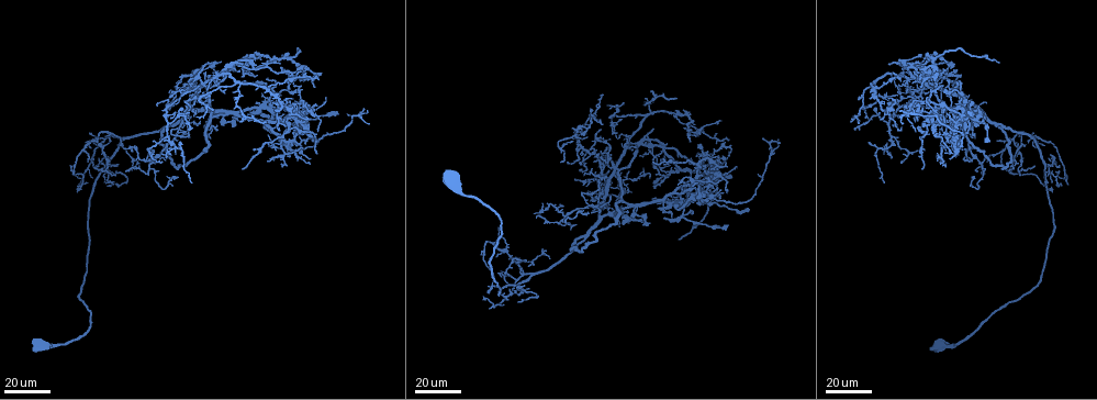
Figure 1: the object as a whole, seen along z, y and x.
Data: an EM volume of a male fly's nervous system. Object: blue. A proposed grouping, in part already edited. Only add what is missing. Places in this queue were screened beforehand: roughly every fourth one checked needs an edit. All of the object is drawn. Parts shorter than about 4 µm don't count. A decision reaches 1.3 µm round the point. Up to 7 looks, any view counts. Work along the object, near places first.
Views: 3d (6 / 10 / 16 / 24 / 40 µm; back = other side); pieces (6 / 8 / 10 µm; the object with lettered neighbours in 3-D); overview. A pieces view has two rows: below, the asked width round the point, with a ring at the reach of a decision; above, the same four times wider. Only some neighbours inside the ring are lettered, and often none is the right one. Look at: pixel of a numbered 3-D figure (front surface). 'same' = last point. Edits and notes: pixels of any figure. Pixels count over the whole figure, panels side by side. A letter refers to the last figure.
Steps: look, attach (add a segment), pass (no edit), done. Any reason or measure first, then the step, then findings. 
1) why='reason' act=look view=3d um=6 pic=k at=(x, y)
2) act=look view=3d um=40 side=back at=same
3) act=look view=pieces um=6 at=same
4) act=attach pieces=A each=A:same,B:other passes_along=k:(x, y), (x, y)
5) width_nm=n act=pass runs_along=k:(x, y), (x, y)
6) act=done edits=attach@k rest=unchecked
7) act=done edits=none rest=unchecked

why='an open end' act=look view=3d um=40 pic=1 at=(663, 212)

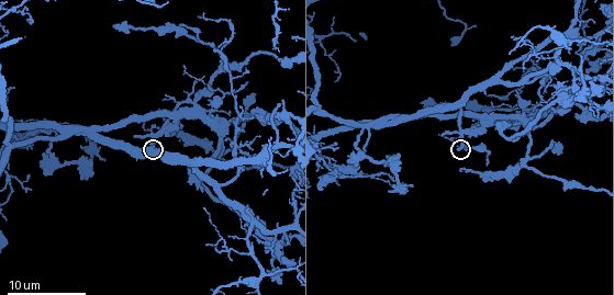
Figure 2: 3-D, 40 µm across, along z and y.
act=look view=pieces um=8 pic=2 at=(458, 150)

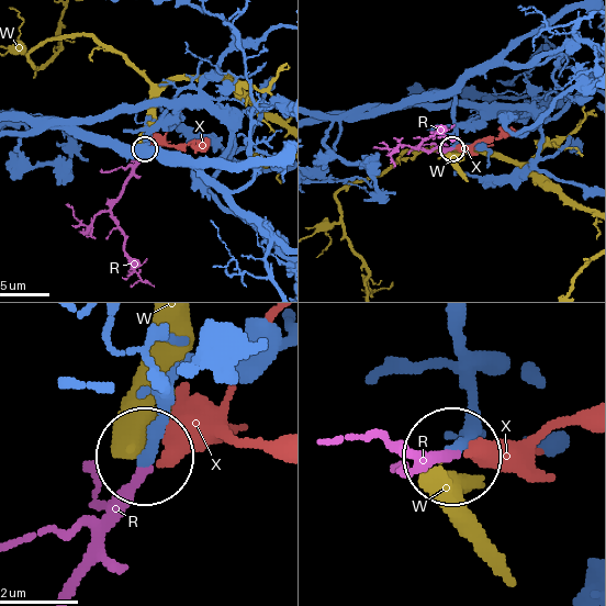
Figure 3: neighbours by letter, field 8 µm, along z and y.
act=pass each=R:other,W:other,X:other runs_along=3:(165, 390), (165, 429), (148, 456) found='no lettered segment goes on from it'

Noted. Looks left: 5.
act=look view=3d um=40 pic=1 at=(577, 146)

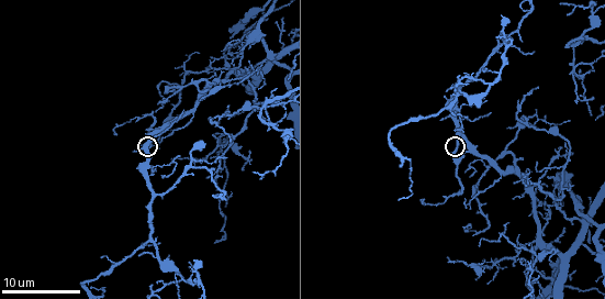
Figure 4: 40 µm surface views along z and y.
act=look view=pieces um=10 pic=4 at=(451, 154)

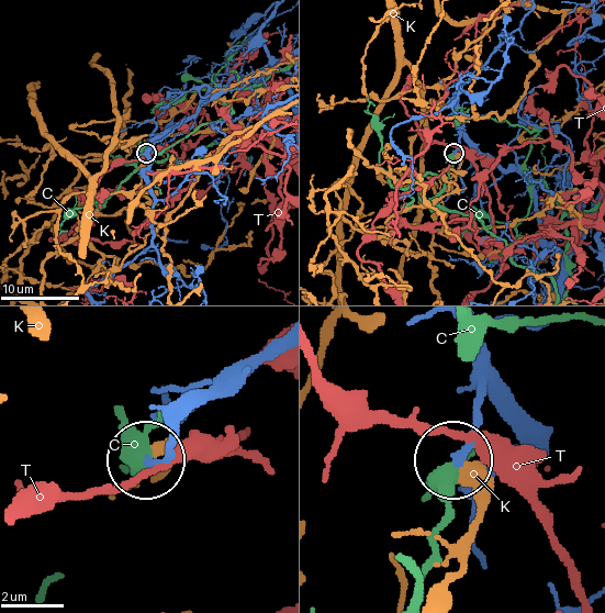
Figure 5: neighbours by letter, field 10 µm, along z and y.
act=pass each=C:other,K:other,T:other found='none of them fits'

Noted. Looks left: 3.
why='free end' act=look view=3d um=24 pic=1 at=(913, 155)

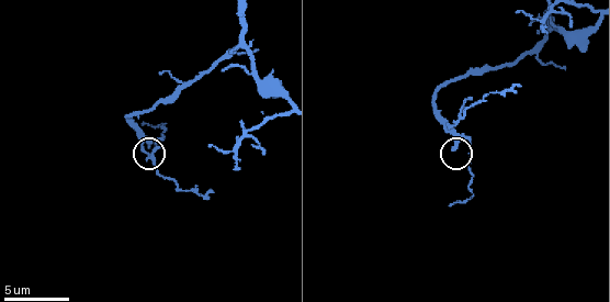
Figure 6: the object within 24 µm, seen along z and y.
why='see the neighbours' act=look view=pieces um=6 pic=6 at=(148, 148)

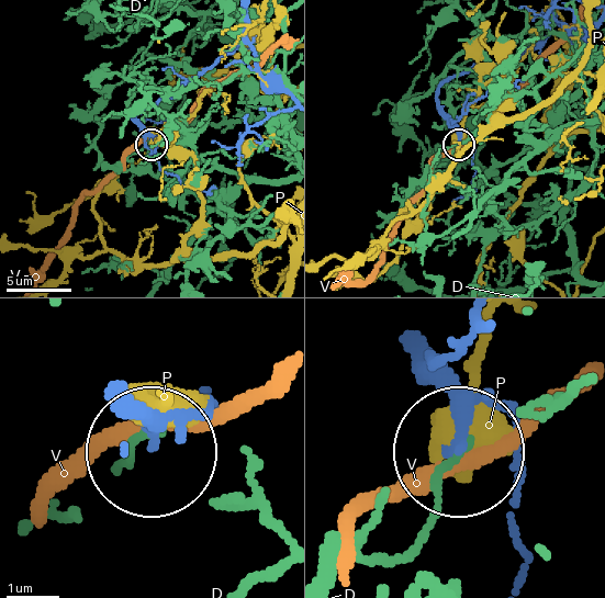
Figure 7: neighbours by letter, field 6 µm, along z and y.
act=pass each=D:other,P:other,V:other runs_along=7:(136, 399), (154, 448) found='none of them fits'

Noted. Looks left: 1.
act=done edits=none rest=unchecked

